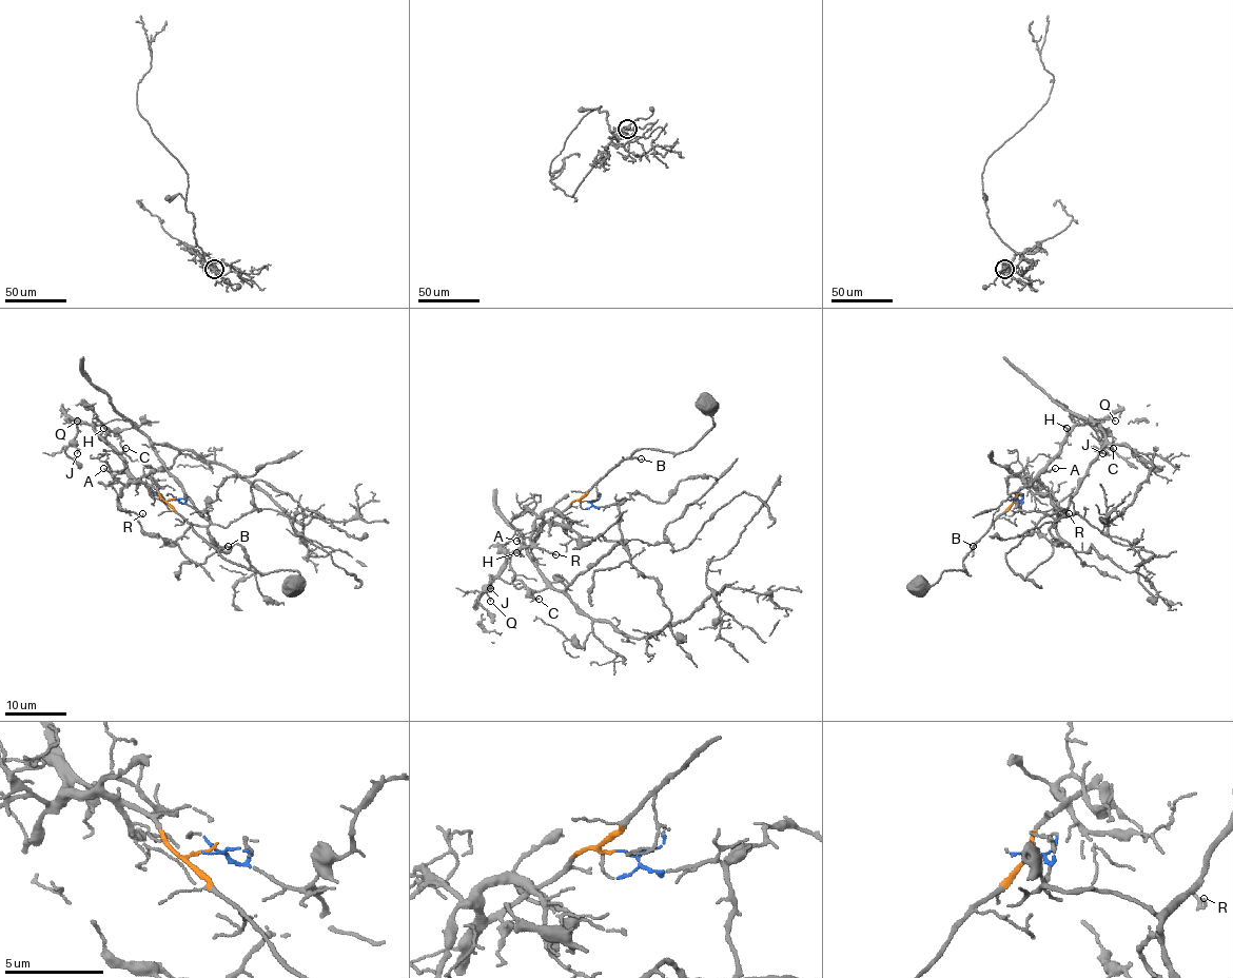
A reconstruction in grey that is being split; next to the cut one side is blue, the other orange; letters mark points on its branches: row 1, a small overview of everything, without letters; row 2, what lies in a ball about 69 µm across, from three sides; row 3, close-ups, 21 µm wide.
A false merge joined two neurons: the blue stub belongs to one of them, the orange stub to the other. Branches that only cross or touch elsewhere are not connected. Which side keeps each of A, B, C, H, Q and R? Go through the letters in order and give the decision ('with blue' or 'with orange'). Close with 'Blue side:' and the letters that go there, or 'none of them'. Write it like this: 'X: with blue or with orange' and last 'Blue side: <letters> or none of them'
A: with orange
B: with orange
C: with blue
H: with orange
Q: with orange
R: with orange
Blue side: C

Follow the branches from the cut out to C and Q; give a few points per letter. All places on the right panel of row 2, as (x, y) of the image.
C: (1015, 500), (1021, 504), (1018, 510), (1055, 517), (1103, 445), (1102, 428), (1113, 448)
Q: (1015, 500), (1021, 489), (1059, 450), (1059, 443), (1075, 426), (1103, 418), (1114, 419)

